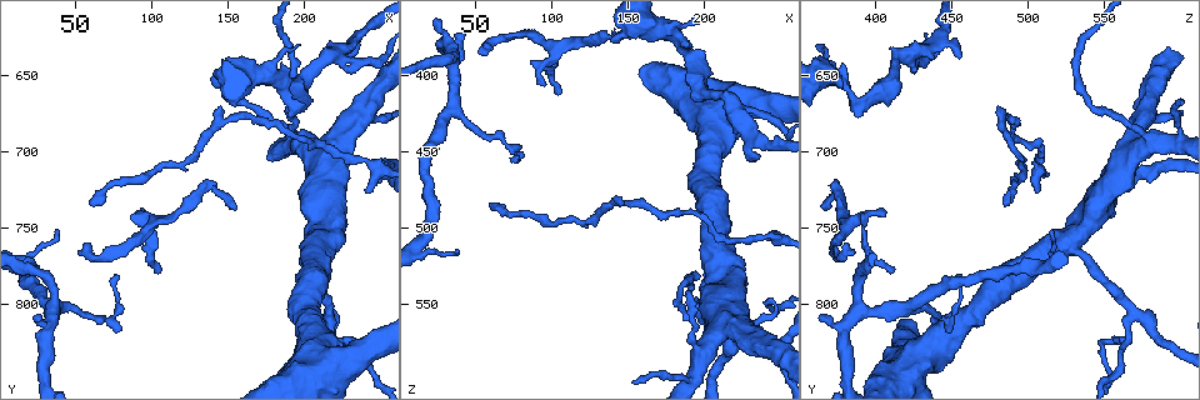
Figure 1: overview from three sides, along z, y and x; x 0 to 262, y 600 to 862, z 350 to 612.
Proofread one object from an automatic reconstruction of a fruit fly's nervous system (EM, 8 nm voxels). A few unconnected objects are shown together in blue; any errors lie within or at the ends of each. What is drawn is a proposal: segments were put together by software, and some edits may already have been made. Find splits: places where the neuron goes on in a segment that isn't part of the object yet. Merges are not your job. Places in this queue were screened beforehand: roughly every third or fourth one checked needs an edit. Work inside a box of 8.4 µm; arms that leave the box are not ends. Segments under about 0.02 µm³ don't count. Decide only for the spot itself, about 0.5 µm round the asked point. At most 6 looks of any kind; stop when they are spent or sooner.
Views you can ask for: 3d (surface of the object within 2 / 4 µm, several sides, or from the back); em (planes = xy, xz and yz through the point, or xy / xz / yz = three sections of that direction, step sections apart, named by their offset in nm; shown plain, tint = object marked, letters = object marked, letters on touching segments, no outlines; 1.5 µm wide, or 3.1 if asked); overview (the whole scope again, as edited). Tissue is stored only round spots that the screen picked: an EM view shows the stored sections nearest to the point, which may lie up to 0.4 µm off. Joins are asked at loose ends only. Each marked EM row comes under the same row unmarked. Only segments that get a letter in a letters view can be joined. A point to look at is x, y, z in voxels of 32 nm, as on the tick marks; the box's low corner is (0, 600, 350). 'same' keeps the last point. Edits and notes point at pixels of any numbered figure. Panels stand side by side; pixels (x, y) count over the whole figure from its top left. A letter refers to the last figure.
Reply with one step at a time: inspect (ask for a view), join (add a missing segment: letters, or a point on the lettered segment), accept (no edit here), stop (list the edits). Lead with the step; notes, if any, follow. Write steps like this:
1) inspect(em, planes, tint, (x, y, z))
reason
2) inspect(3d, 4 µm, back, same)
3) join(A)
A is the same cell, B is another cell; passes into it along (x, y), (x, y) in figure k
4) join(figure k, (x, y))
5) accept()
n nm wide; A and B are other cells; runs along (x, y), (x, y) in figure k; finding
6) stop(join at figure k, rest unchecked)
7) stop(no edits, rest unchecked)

inspect(3d, 4 µm, (94, 738, 404))
free end

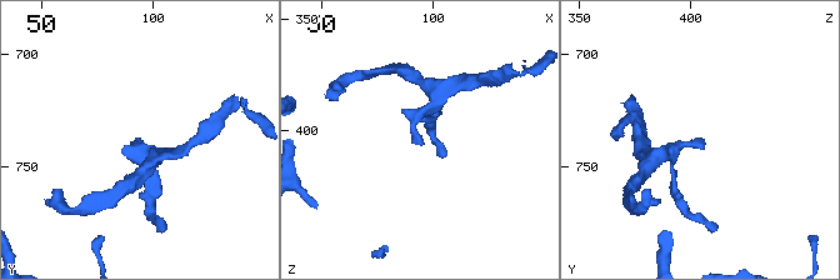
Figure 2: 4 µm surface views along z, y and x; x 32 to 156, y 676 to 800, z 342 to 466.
inspect(em, xz, step 4, letters, (96, 739, 405))

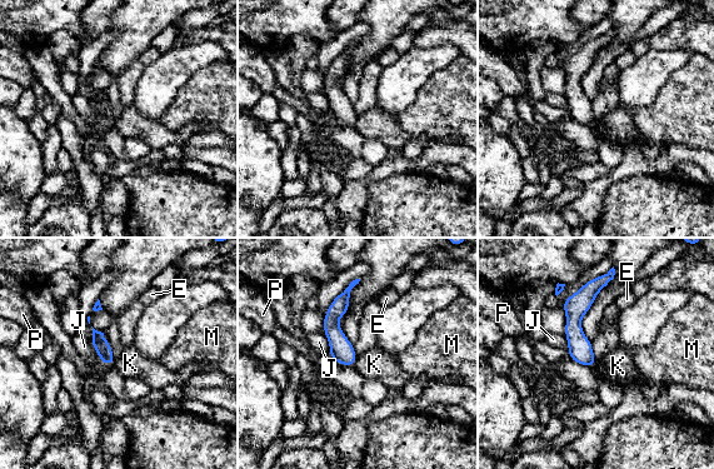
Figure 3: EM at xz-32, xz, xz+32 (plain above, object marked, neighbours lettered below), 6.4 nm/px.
accept()
100 nm wide; E, J, K, M and P are other cells; runs along (602, 283), (574, 310), (588, 363) in figure 3; no lettered segment goes on from it

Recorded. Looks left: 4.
inspect(em, planes, letters, (138, 650, 374))

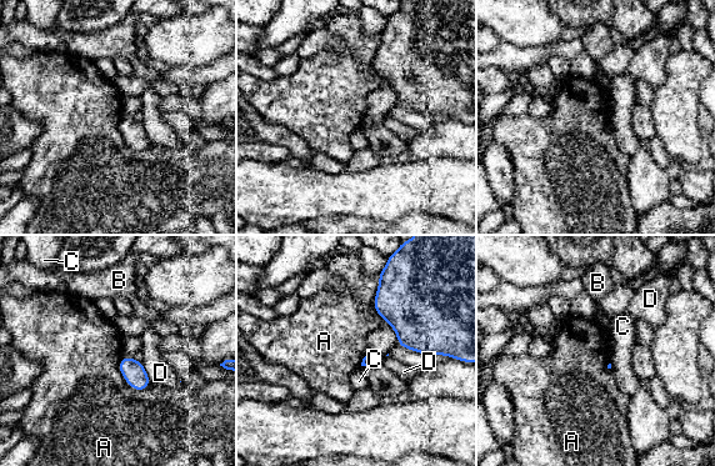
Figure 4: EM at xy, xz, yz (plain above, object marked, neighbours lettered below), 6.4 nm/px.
accept()
A, B, C and D are other cells; border along (121, 357), (124, 380), (145, 390) in figure 4; no lettered segment goes on from it

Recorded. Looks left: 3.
inspect(em, planes, letters, (60, 734, 488))
thin end

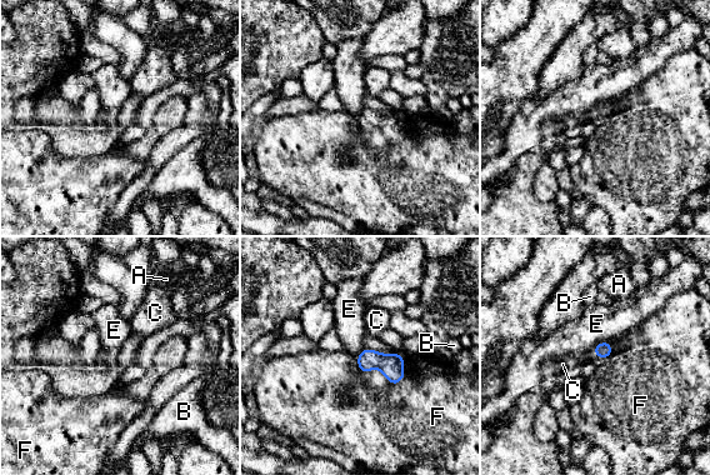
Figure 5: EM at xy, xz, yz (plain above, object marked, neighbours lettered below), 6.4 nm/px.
accept()
A, B, C, E and F are other cells; border along (404, 358), (404, 378), (390, 385) in figure 5; none of them fits

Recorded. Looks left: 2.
stop(no edits, rest unchecked)

